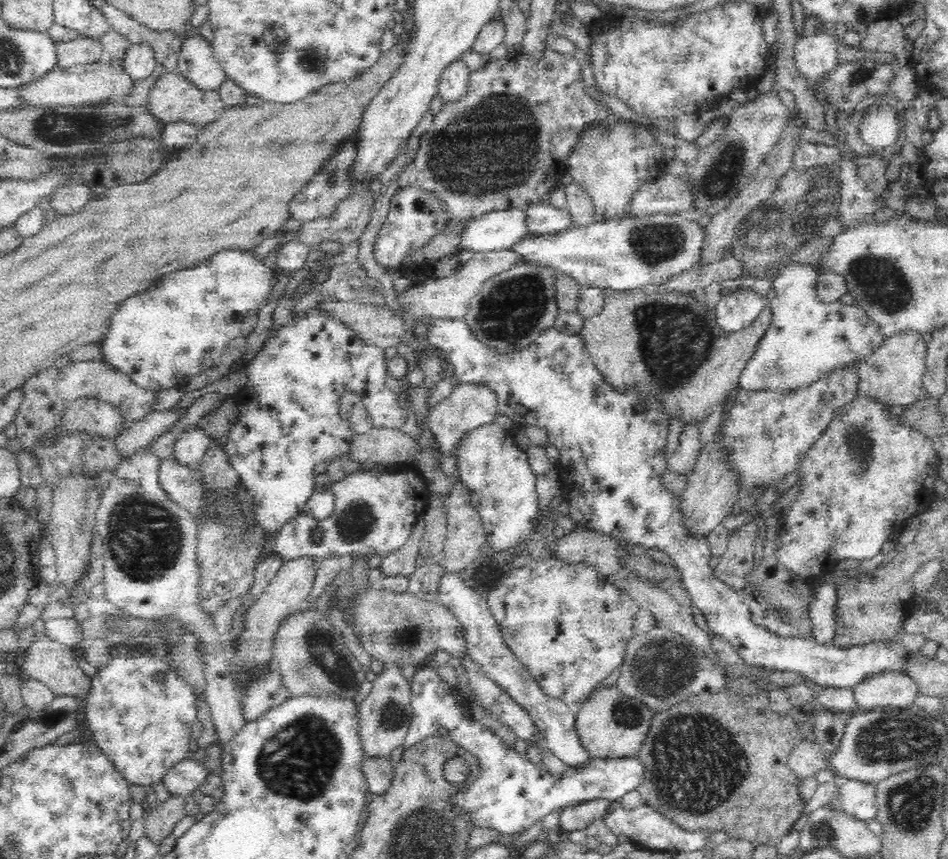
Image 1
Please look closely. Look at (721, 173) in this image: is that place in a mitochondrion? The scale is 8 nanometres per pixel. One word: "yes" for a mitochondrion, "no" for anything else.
yes

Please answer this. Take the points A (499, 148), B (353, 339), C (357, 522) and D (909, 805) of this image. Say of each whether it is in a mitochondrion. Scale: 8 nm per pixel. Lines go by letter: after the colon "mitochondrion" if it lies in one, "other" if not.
A: mitochondrion
B: other
C: mitochondrion
D: mitochondrion

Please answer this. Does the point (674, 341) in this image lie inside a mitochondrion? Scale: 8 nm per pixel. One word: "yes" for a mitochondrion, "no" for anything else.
yes

